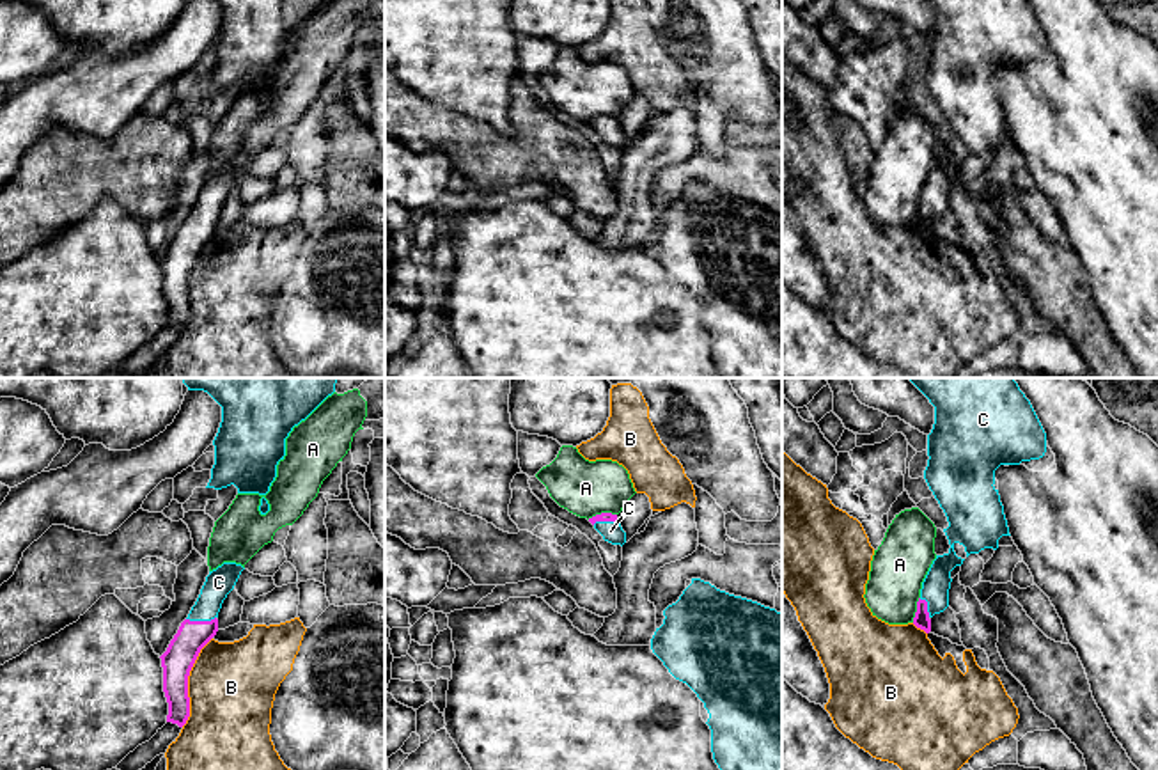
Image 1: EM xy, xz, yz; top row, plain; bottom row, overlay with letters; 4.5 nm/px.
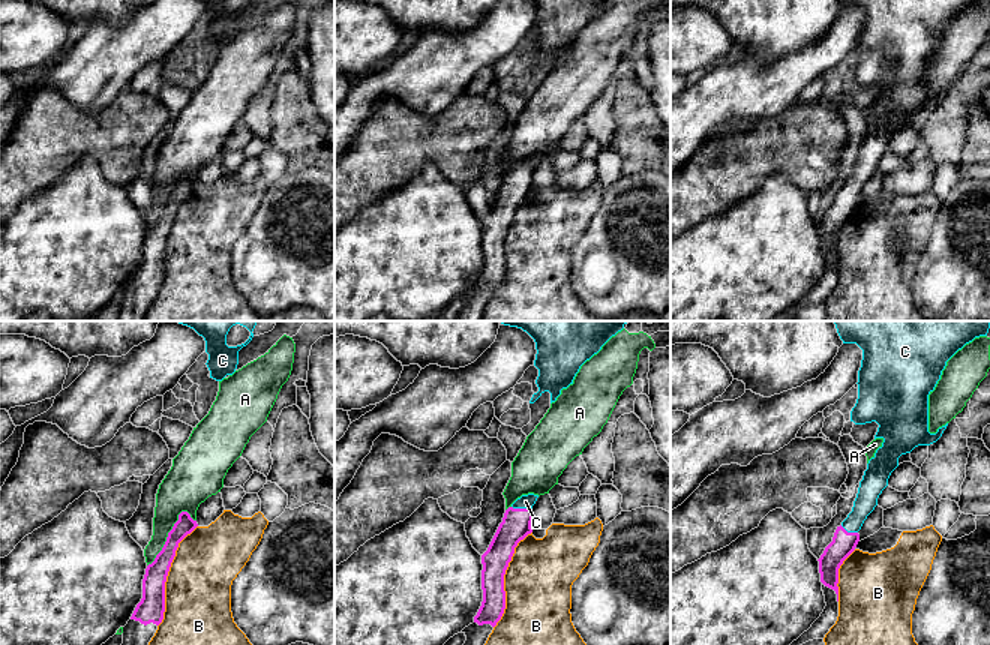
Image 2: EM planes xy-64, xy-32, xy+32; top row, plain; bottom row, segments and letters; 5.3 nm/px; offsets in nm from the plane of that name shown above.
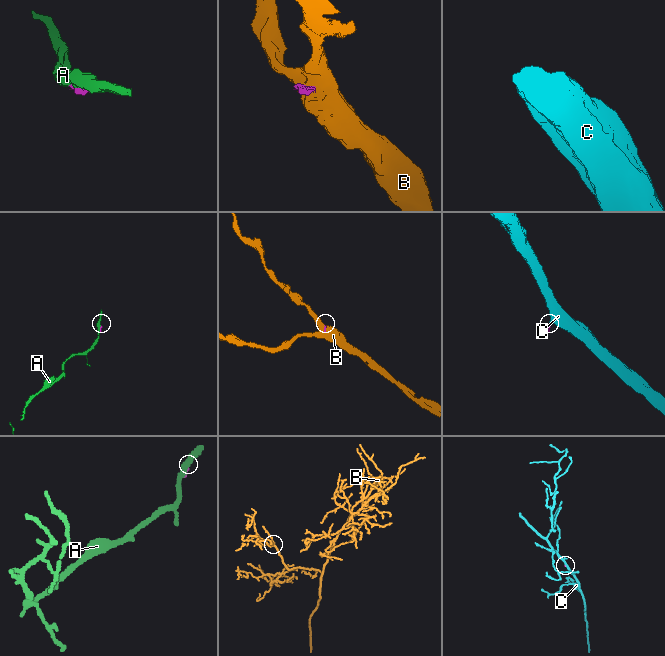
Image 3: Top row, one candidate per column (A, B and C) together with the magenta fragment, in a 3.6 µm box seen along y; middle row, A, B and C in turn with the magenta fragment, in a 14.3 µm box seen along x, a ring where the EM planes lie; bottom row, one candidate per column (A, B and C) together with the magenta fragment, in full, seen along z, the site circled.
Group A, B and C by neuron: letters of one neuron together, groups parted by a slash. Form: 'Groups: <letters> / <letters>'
Groups: A / B / C

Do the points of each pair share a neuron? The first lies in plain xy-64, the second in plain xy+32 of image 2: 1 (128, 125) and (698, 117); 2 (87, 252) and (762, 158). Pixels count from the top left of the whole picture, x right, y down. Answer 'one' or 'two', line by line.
1: two
2: two

